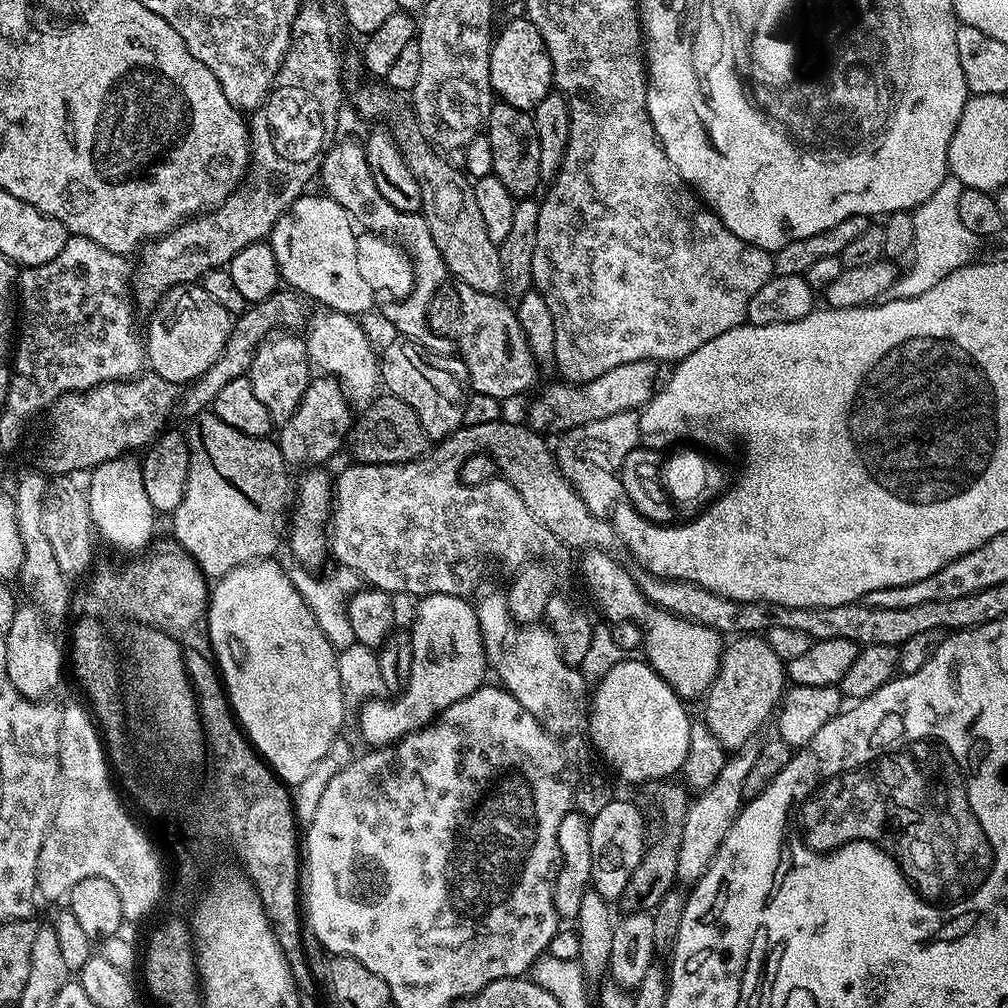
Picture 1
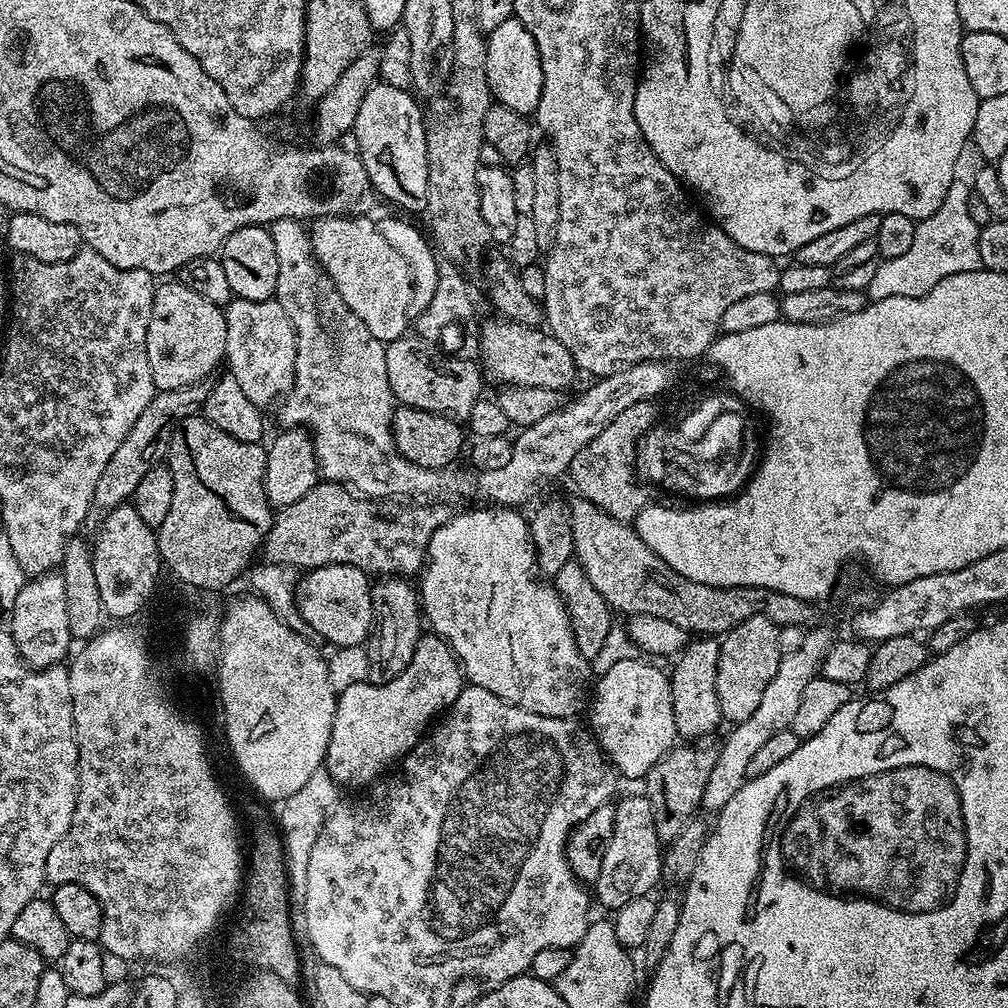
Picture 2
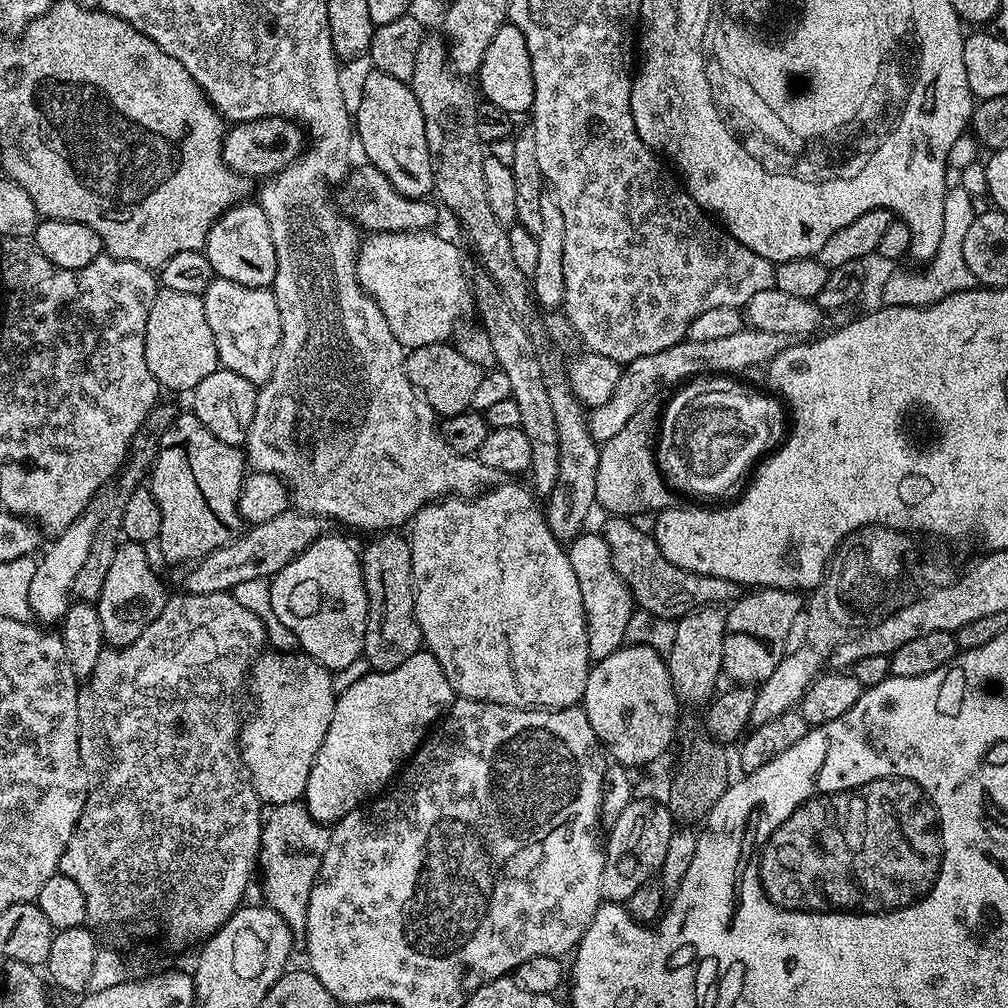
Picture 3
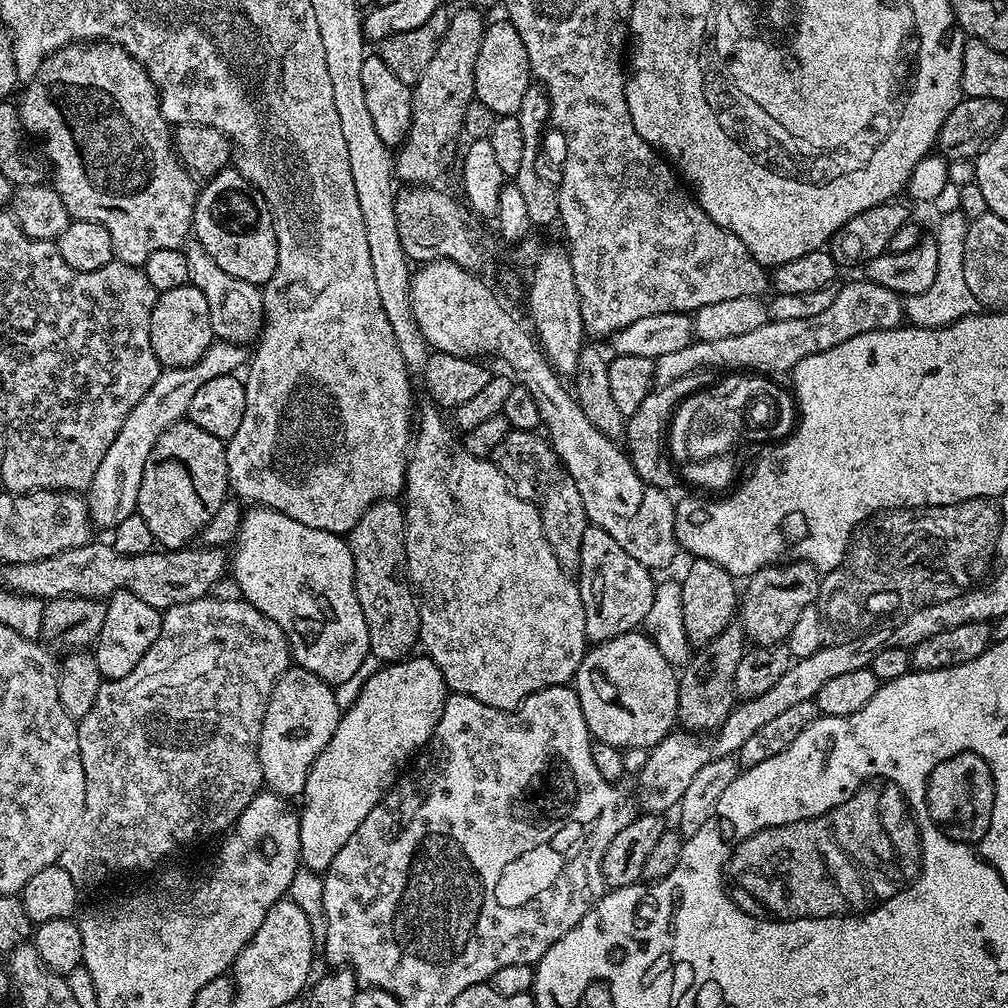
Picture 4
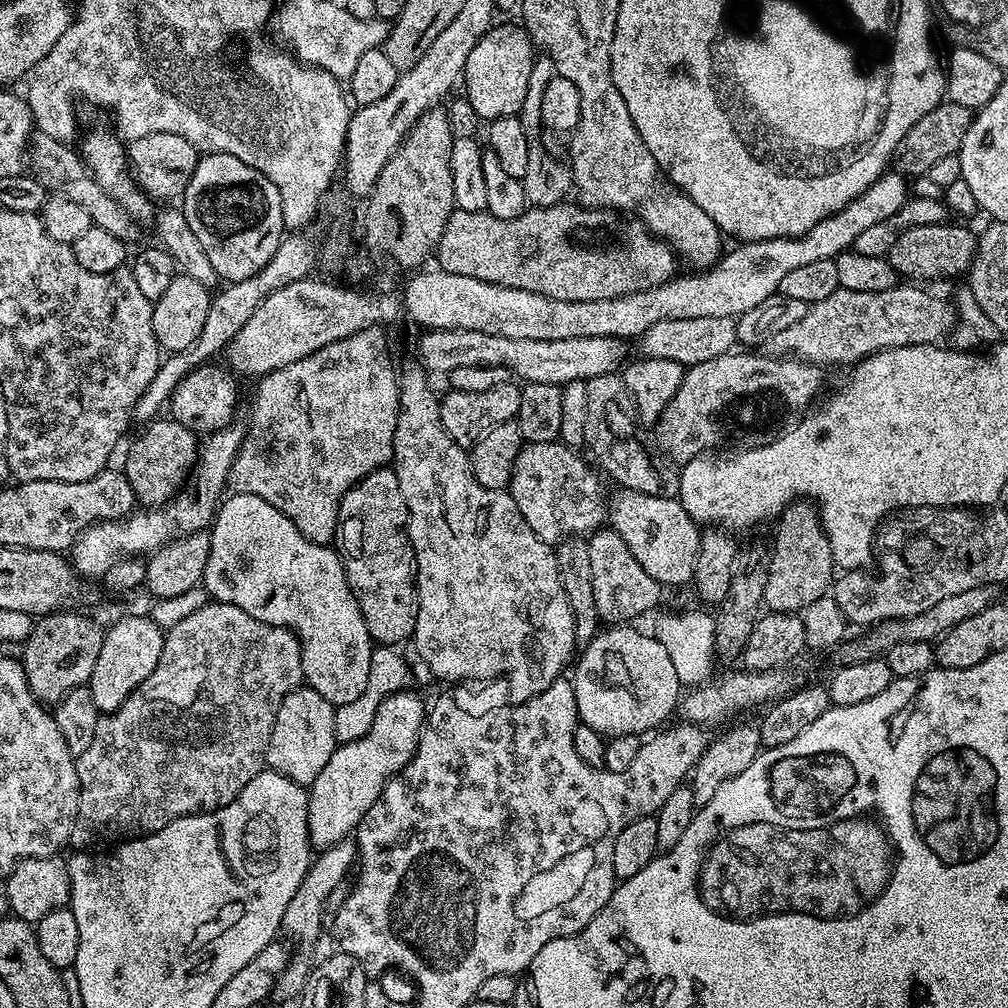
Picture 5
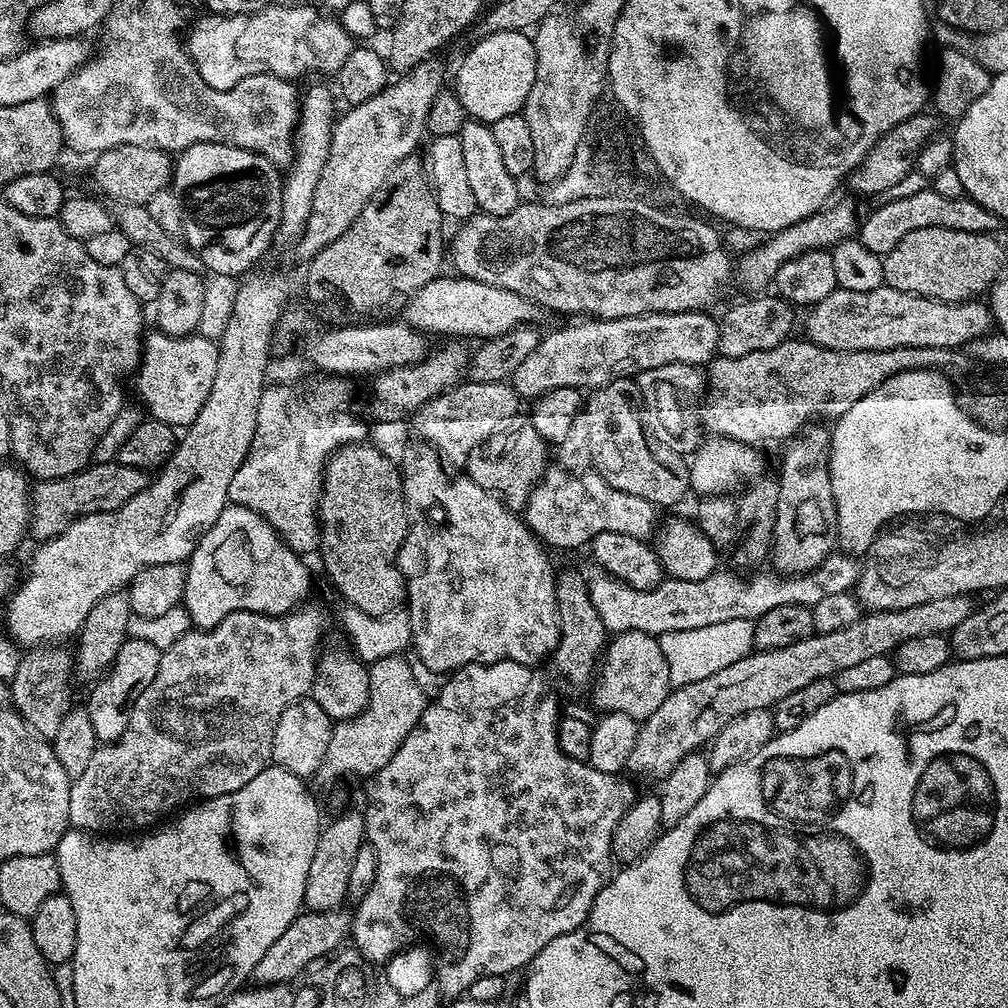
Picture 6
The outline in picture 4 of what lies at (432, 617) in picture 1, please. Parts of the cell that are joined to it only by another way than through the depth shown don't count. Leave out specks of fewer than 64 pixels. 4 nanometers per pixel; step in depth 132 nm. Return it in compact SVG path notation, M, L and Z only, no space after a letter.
M419 655L385 663L365 682L354 704L343 709L330 742L313 762L302 793L304 809L301 807L298 812L300 858L305 869L317 874L328 871L330 862L334 862L338 850L346 846L350 834L362 826L362 818L366 818L366 814L370 814L370 810L380 804L389 788L396 783L402 769L409 763L410 757L419 753L434 734L434 726L438 726L438 718L442 718L450 689L436 663L429 660L427 655Z

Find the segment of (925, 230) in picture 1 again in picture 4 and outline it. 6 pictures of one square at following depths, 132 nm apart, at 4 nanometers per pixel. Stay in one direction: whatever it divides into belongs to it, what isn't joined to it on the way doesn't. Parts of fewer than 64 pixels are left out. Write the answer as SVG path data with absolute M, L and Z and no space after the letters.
M957 184L942 186L934 208L940 216L940 236L938 235L938 275L926 290L917 296L905 296L904 315L909 325L918 328L945 328L947 324L958 322L962 318L973 315L978 305L974 294L970 294L970 286L966 286L966 234L969 220L960 211L960 188Z

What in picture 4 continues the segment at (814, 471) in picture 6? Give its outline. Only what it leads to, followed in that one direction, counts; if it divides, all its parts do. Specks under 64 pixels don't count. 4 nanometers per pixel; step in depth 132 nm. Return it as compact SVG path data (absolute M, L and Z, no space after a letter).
M805 560L771 564L747 577L745 584L748 585L745 588L743 585L738 600L738 623L744 627L745 637L756 646L787 641L798 614L802 614L806 606L817 603L821 579L821 572Z

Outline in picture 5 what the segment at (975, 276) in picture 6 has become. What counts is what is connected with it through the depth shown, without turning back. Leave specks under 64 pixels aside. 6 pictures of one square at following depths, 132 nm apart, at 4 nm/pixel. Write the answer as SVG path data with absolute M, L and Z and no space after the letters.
M945 222L934 226L914 226L898 234L898 242L890 246L886 259L900 278L909 276L912 282L948 280L951 276L963 277L972 265L976 253L977 233L963 228L960 222Z

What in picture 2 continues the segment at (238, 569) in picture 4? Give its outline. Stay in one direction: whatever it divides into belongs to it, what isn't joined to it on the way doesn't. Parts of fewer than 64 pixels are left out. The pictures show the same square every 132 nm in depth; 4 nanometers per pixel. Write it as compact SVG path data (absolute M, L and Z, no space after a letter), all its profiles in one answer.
M327 564L305 571L295 589L300 616L336 648L363 645L372 634L372 584L369 573L349 564Z

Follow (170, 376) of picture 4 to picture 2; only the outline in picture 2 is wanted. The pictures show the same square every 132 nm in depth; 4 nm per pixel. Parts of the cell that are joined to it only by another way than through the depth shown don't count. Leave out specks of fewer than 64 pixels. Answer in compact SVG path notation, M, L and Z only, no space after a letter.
M53 570L45 576L28 578L10 609L10 615L12 640L20 657L33 670L59 665L68 647L74 644L67 621L65 583L59 571Z

